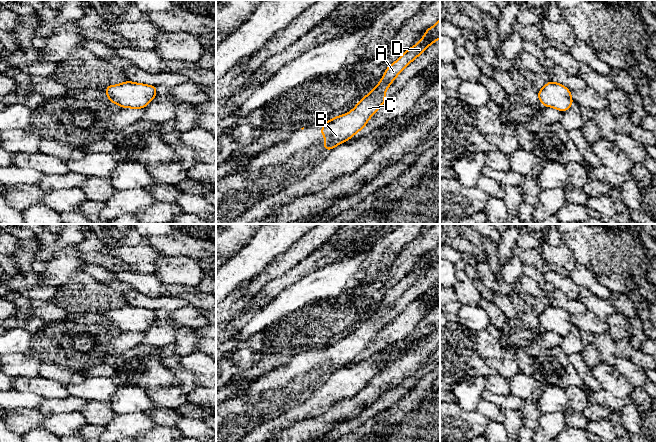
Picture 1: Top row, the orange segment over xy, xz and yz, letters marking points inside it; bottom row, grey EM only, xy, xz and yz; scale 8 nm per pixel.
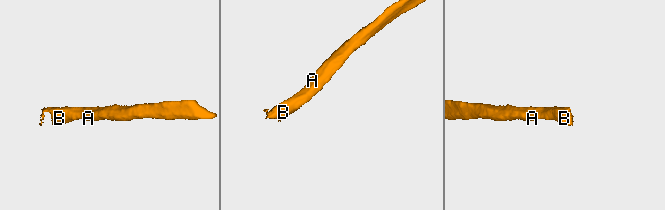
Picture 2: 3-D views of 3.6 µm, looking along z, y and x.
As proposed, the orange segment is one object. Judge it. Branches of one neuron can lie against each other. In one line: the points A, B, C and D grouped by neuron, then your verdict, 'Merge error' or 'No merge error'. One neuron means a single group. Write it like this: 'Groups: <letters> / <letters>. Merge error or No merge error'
Groups: A B C D. No merge error

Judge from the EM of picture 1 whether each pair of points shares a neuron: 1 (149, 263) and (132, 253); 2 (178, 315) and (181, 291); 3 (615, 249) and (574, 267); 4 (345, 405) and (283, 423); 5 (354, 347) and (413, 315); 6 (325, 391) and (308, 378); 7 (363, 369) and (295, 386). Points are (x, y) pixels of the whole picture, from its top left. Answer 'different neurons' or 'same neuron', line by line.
1: same neuron
2: different neurons
3: different neurons
4: different neurons
5: different neurons
6: different neurons
7: different neurons

